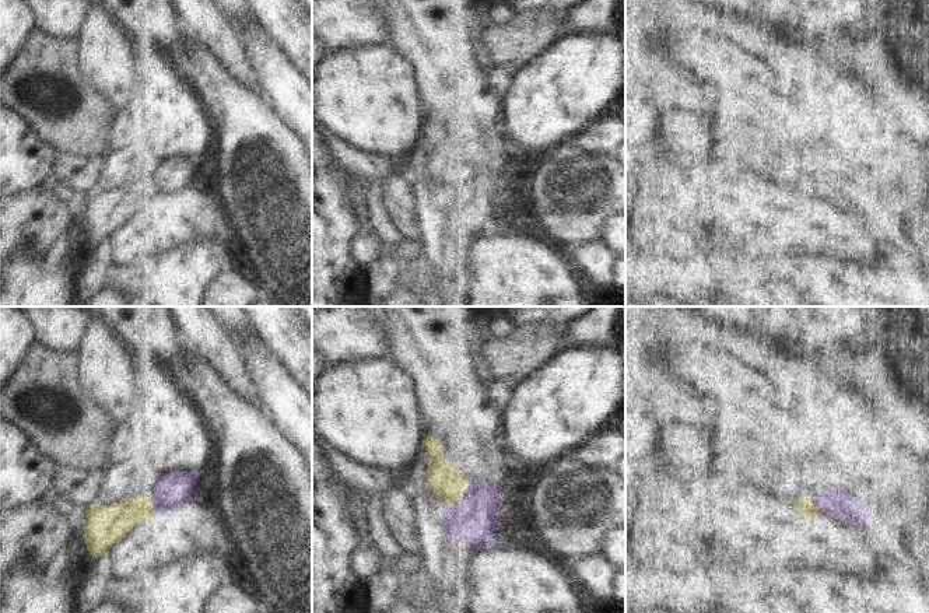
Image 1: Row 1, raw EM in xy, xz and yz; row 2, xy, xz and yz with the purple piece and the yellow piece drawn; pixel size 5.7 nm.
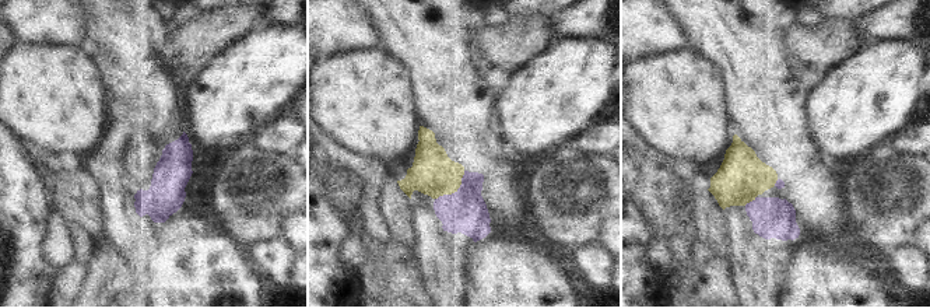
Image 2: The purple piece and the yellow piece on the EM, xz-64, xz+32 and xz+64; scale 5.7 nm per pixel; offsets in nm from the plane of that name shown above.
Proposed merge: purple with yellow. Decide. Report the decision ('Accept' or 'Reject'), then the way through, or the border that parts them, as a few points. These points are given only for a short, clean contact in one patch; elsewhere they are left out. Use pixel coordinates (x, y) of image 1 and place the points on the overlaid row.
Reject. Boundary: xz (469, 479), (463, 496), (458, 501), (445, 505).

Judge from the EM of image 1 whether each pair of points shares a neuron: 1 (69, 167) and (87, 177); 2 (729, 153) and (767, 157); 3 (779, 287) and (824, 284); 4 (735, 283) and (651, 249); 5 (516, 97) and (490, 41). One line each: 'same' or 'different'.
1: same
2: same
3: different
4: same
5: different

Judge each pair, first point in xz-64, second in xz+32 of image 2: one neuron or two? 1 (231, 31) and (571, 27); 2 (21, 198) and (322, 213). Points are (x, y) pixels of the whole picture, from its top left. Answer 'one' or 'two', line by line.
1: two
2: one

